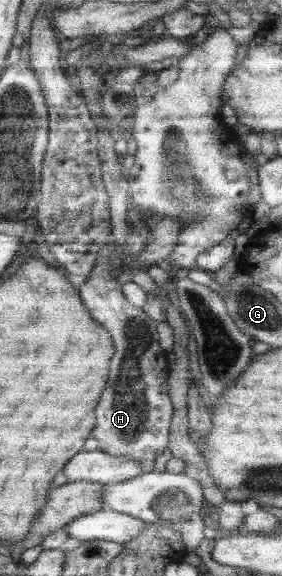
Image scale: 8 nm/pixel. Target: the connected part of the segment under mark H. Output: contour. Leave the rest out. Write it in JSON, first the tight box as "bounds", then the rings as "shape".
{"bounds":[79,246,175,473],"shape":[[[105,246],[91,277],[79,286],[82,303],[96,323],[110,332],[116,346],[111,360],[110,386],[98,404],[98,424],[93,438],[98,441],[100,451],[137,460],[147,473],[154,470],[154,460],[169,448],[175,408],[169,393],[162,392],[162,384],[169,381],[171,369],[164,363],[167,352],[161,345],[158,323],[150,320],[142,308],[128,303],[122,286],[110,274],[110,250]]]}

